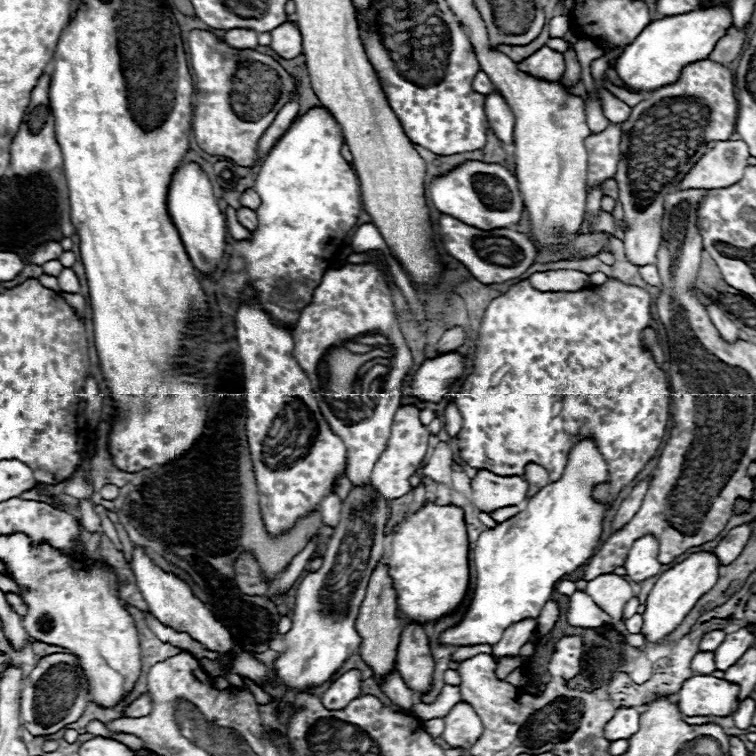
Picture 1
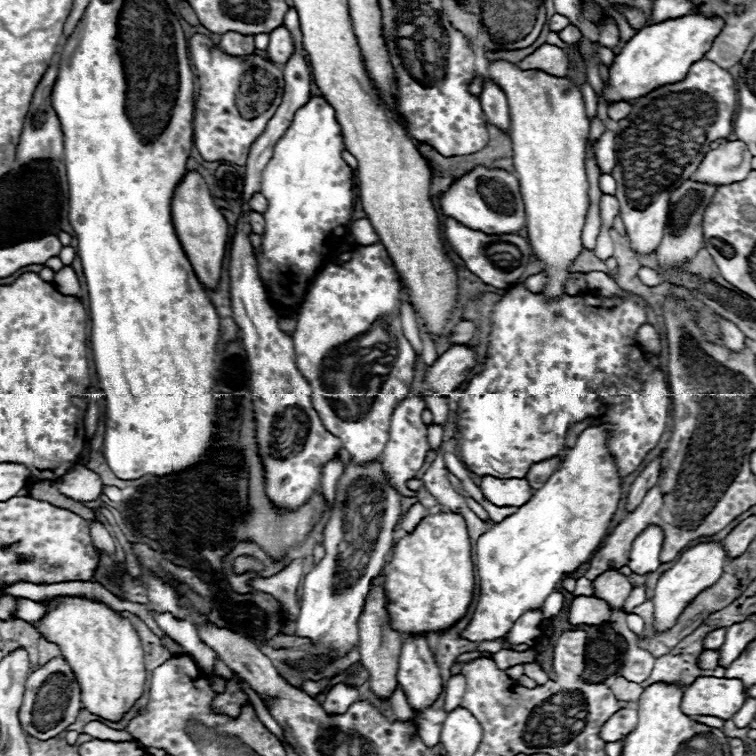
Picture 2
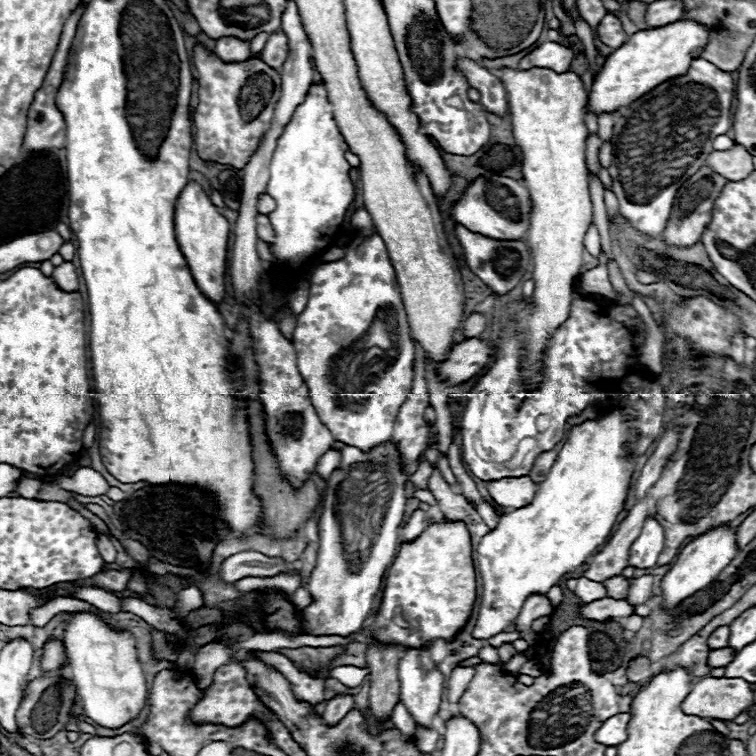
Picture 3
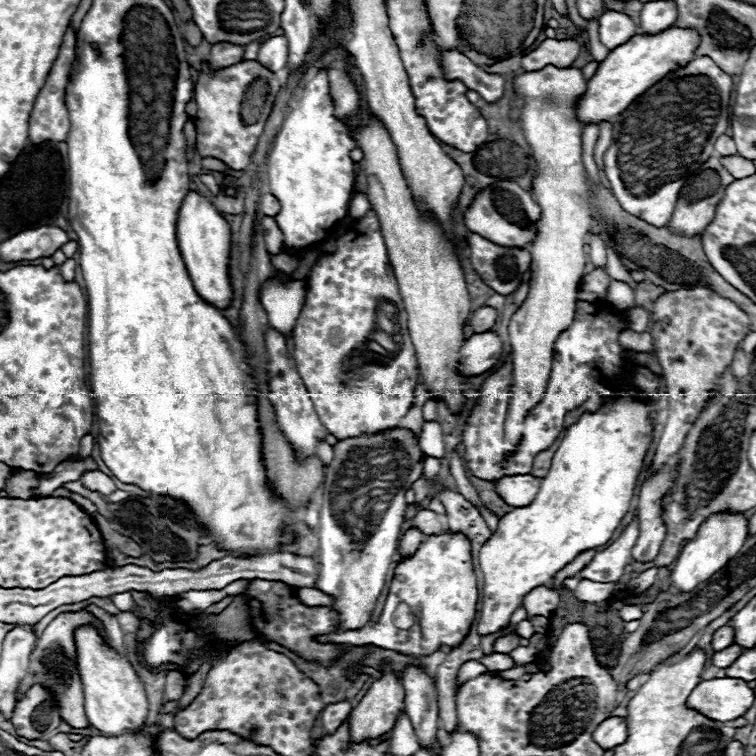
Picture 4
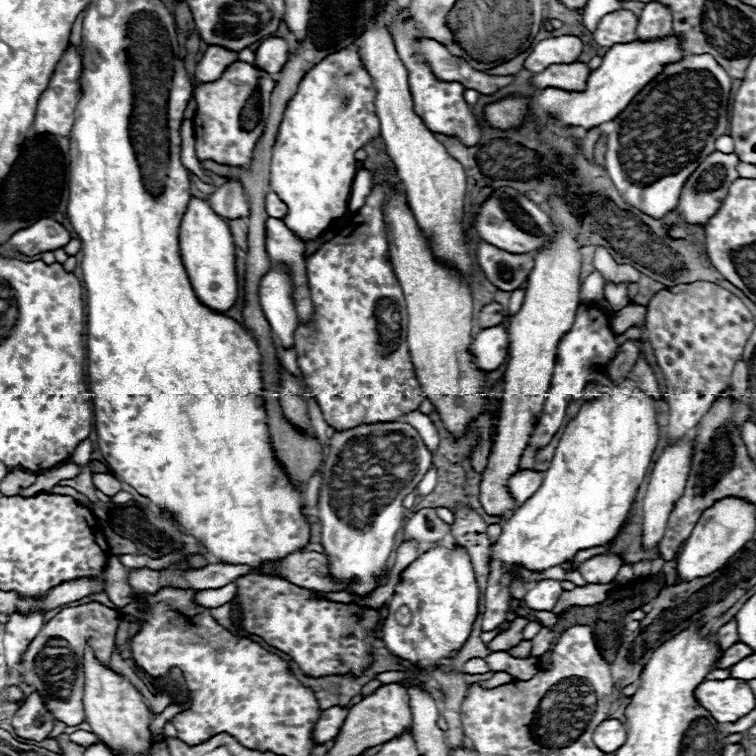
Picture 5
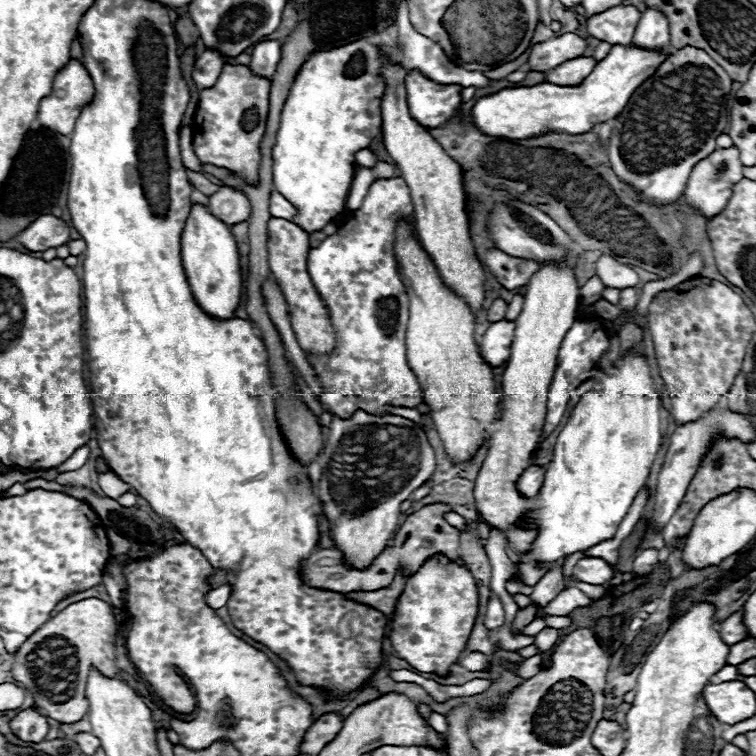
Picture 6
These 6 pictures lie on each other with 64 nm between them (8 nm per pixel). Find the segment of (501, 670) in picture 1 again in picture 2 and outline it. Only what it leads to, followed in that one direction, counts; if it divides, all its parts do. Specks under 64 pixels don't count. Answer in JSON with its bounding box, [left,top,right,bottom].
[492,648,536,670]

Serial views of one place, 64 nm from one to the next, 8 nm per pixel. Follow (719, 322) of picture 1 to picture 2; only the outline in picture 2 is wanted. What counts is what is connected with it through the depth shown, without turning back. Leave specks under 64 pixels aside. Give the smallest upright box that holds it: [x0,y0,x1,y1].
[720,318,746,352]

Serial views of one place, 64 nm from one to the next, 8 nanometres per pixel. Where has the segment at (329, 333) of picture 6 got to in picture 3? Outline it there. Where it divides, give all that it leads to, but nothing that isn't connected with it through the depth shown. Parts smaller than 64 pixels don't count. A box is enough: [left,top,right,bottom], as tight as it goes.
[258,214,276,244]

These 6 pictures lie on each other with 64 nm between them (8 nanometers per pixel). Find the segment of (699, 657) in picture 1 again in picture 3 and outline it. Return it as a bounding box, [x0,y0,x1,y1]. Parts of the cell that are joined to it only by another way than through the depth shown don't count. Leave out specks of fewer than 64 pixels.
[708,648,736,668]

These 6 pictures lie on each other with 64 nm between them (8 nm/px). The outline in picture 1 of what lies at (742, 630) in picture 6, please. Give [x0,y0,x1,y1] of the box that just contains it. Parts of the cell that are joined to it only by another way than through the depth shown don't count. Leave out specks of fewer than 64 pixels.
[700,630,726,652]

